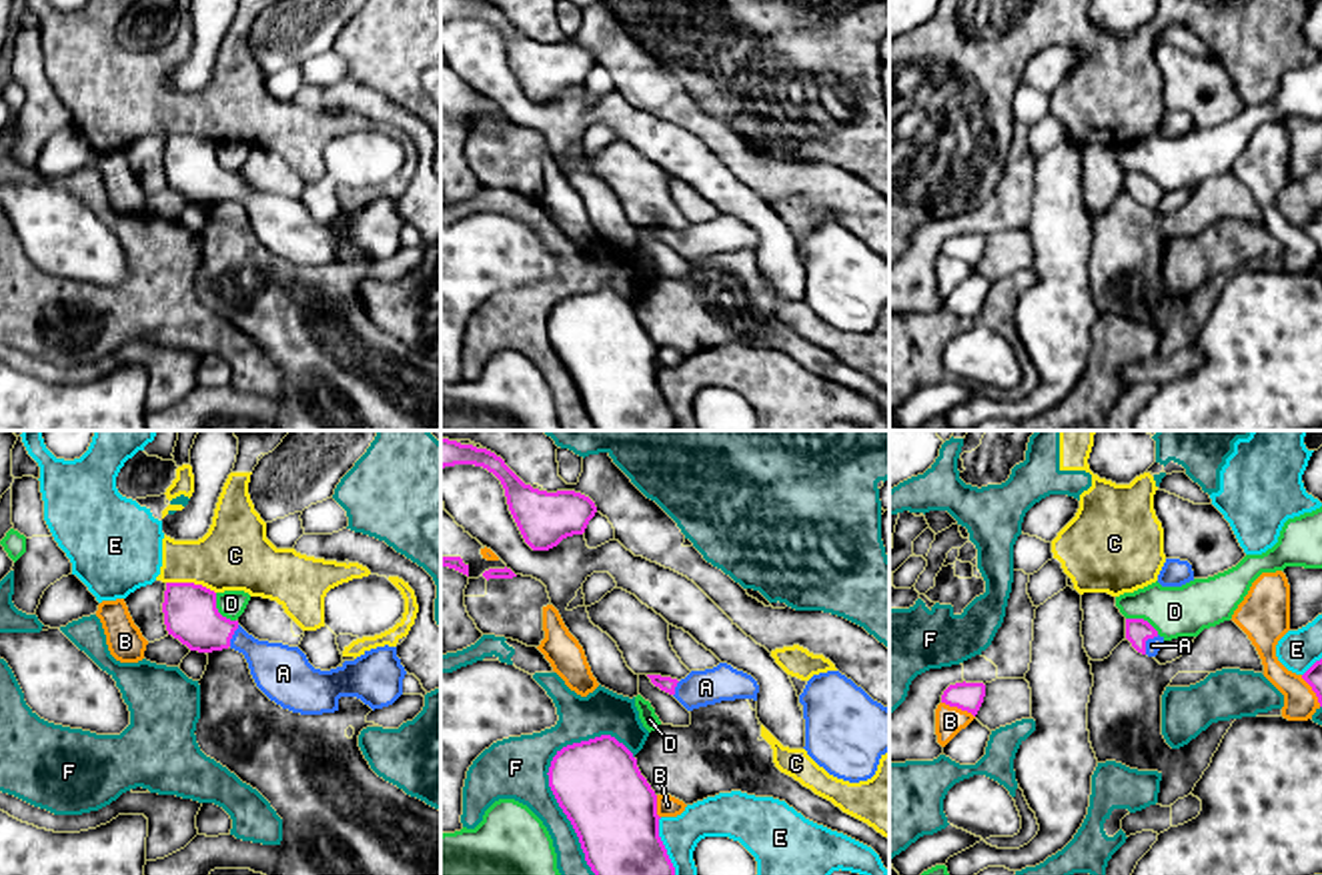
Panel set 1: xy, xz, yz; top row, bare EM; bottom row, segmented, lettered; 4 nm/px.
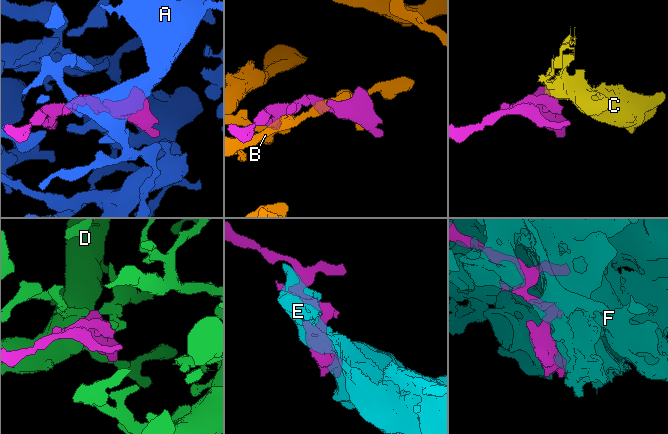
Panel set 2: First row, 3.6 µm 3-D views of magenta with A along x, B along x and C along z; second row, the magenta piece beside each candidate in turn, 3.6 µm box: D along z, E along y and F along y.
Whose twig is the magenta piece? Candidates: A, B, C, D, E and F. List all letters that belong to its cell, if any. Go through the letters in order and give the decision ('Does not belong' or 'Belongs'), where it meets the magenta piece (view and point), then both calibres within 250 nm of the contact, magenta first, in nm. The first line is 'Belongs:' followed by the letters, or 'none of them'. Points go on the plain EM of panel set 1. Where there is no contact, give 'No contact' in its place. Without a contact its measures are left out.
Belongs: A
A: Belongs. Touches magenta at yz (1146, 191). Thickness 100 nm (magenta) against 60 nm
B: Does not belong. Touches magenta at yz (958, 259). Thickness 110 nm (magenta) against 110 nm
C: Does not belong. Touches magenta at xy (191, 135). Thickness 220 nm (magenta) against 280 nm
D: Does not belong. Touches magenta at xy (217, 163). Thickness 220 nm (magenta) against 110 nm
E: Does not belong. Touches magenta at xz (664, 399). Thickness 360 nm (magenta) against 160 nm
F: Does not belong. Touches magenta at xz (551, 341). Thickness 360 nm (magenta) against 240 nm

